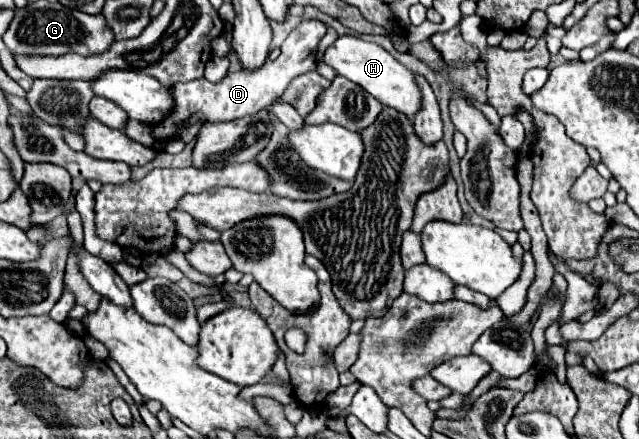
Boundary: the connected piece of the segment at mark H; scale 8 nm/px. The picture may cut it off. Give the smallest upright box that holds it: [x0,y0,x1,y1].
[323,34,421,116]

